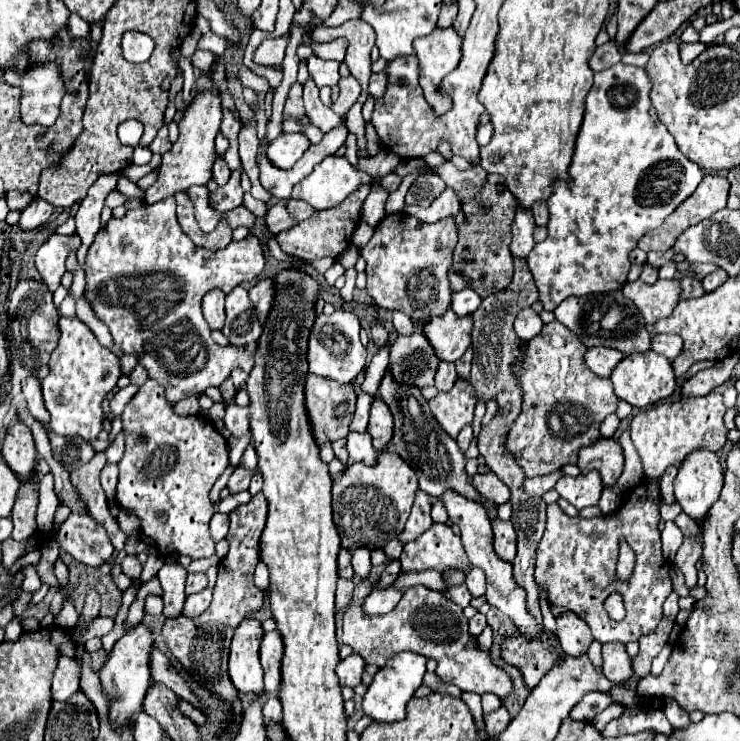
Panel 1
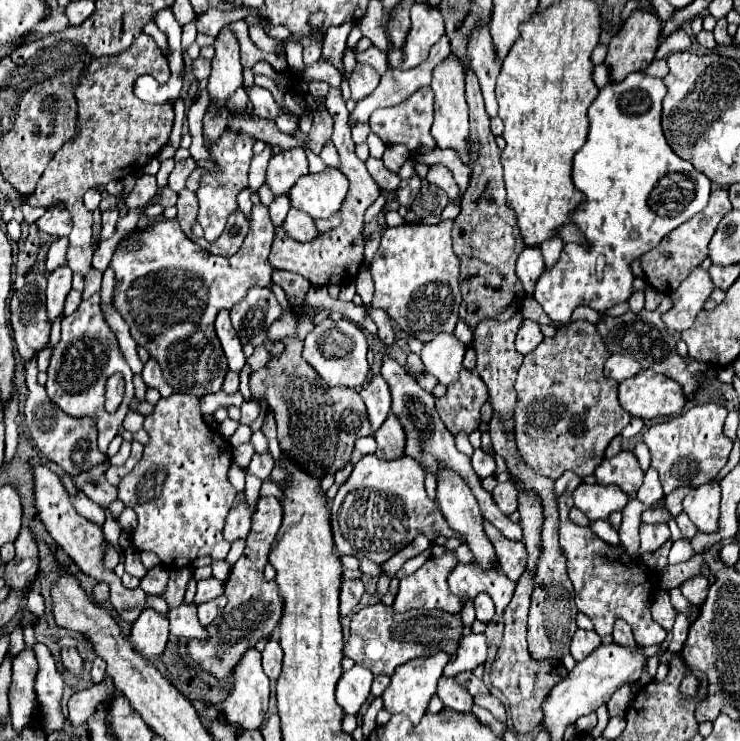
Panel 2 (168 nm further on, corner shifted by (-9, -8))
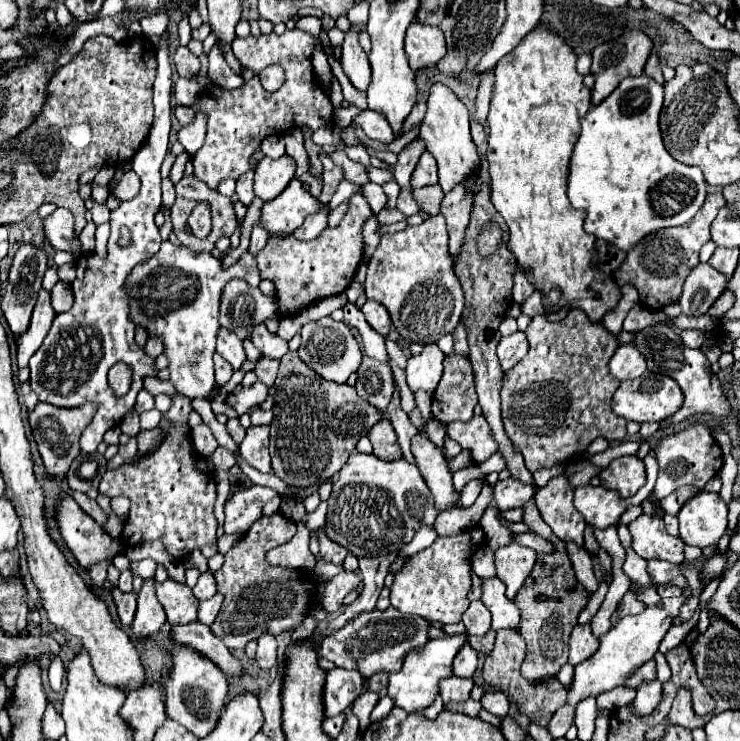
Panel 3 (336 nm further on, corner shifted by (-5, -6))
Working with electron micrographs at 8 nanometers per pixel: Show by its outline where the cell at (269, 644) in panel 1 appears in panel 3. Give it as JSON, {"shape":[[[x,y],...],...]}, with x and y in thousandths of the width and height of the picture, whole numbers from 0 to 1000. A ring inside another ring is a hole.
{"shape":[[[355,856],[350,861],[350,872],[347,872],[347,885],[345,893],[350,896],[350,901],[364,904],[374,896],[374,864],[369,856]]]}

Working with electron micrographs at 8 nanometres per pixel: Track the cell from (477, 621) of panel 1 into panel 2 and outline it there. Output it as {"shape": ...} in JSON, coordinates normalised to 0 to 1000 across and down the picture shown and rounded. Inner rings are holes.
{"shape":[[[634,856],[634,858],[626,861],[626,866],[620,872],[620,885],[615,888],[615,893],[601,899],[599,912],[609,915],[620,907],[639,904],[650,893],[655,893],[655,888],[658,888],[658,861],[655,861],[655,856]]]}

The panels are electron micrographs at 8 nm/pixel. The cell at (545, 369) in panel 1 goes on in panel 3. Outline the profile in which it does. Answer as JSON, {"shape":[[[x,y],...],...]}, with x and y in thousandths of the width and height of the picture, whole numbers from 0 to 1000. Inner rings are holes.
{"shape":[[[769,418],[761,432],[745,432],[739,426],[720,426],[712,445],[715,478],[680,507],[677,524],[677,559],[688,594],[704,605],[709,632],[715,637],[750,629],[755,623],[769,623],[772,618],[788,618],[793,602],[815,588],[823,596],[839,596],[847,586],[847,567],[831,561],[826,553],[826,534],[836,524],[836,513],[823,502],[823,486],[836,470],[836,459],[815,440],[793,432],[788,418]],[[736,462],[742,475],[728,480],[723,475],[726,464]]]}

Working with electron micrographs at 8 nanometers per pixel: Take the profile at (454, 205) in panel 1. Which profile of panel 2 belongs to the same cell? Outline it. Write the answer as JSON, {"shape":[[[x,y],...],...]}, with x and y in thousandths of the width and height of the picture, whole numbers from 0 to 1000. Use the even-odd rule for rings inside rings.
{"shape":[[[582,224],[582,229],[580,229],[580,235],[577,235],[574,243],[577,243],[577,246],[585,246],[585,248],[591,248],[591,251],[596,251],[596,254],[601,254],[601,259],[604,259],[604,265],[607,265],[609,273],[620,270],[623,256],[620,256],[618,246],[612,243],[607,227],[601,227],[601,224]]]}

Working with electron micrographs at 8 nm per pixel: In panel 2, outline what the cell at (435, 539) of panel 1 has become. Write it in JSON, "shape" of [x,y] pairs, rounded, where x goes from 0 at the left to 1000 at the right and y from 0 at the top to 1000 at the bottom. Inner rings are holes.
{"shape":[[[620,758],[604,777],[604,788],[607,788],[607,796],[618,804],[642,807],[645,802],[658,799],[669,812],[672,829],[680,829],[696,796],[696,785],[691,785],[682,775],[672,769],[650,772],[642,758],[634,758],[634,761]]]}

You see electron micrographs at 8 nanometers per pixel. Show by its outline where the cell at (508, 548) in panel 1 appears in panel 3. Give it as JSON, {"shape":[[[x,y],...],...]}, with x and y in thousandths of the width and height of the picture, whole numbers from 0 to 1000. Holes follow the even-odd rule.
{"shape":[[[699,731],[680,737],[669,745],[669,764],[672,764],[672,780],[685,794],[685,807],[693,810],[701,794],[707,791],[709,780],[718,775],[723,764],[726,745],[718,740],[709,740]]]}

